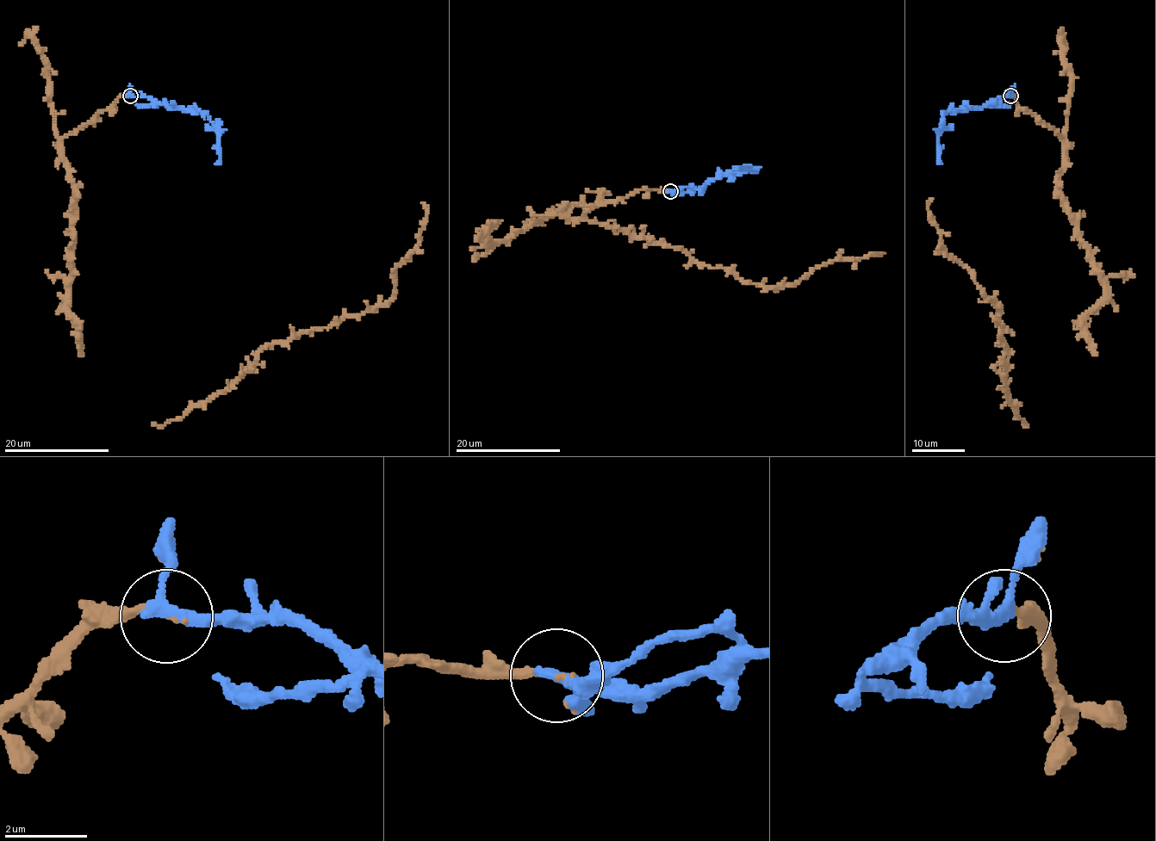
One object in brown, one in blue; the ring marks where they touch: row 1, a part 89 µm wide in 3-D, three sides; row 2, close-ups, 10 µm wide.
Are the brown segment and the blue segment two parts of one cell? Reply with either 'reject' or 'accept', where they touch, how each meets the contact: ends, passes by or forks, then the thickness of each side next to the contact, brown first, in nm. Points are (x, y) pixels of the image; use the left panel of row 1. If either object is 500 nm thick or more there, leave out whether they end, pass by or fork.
accept; at (130, 95); brown ends there; blue passes by; 120 nm thick on the brown side, 260 nm on the other

